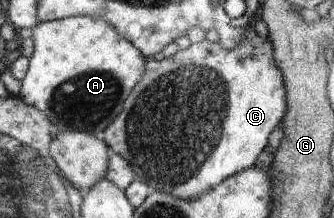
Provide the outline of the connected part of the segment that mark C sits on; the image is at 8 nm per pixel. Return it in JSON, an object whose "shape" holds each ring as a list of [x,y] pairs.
{"shape":[[[251,26],[245,33],[244,39],[239,43],[239,46],[232,49],[226,49],[220,41],[214,43],[205,38],[202,41],[191,43],[187,49],[180,49],[171,58],[167,57],[160,61],[154,58],[146,59],[143,76],[132,88],[129,98],[125,100],[123,112],[120,112],[117,118],[105,130],[102,130],[100,137],[109,146],[110,151],[117,153],[131,165],[133,172],[136,174],[135,178],[140,178],[142,181],[147,182],[155,191],[163,191],[187,200],[204,195],[232,174],[237,174],[242,170],[257,166],[259,154],[267,146],[272,130],[277,126],[281,126],[286,110],[286,88],[281,71],[274,62],[271,41],[267,37],[259,36],[253,26]]]}

